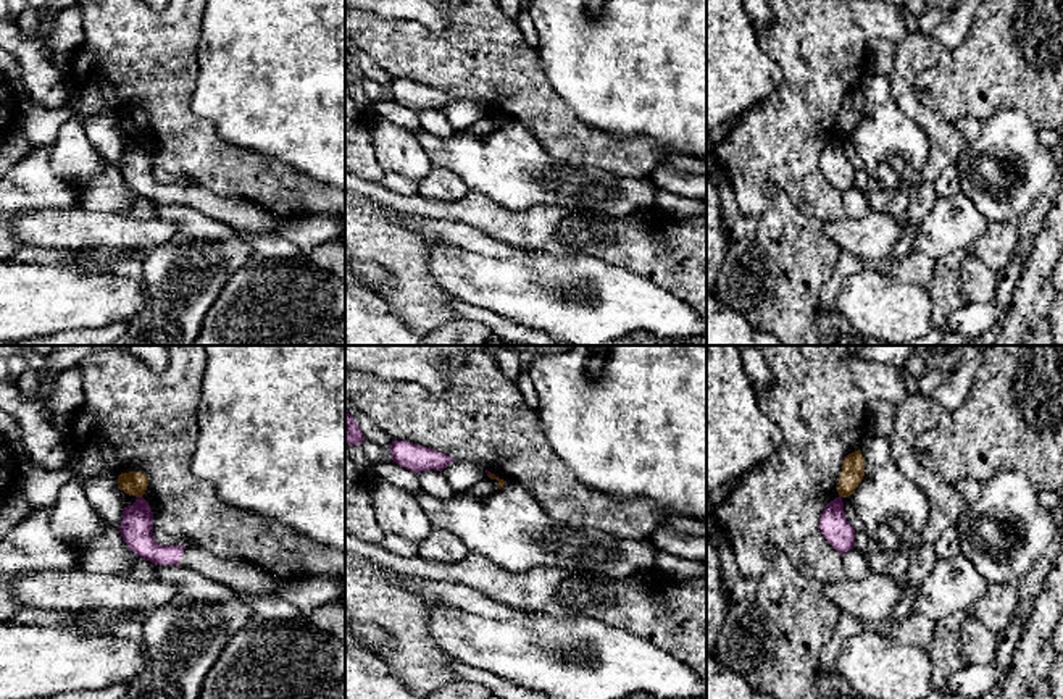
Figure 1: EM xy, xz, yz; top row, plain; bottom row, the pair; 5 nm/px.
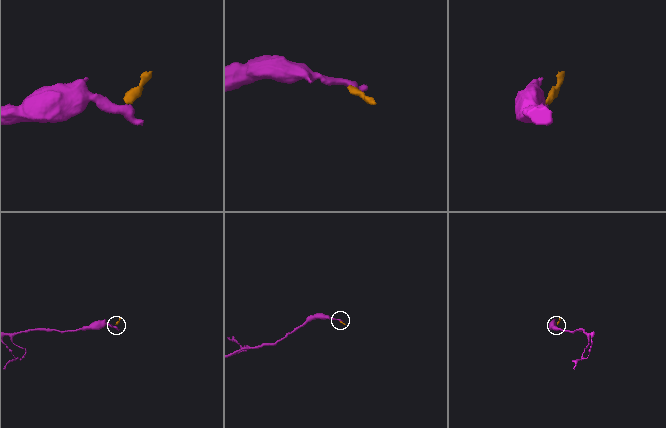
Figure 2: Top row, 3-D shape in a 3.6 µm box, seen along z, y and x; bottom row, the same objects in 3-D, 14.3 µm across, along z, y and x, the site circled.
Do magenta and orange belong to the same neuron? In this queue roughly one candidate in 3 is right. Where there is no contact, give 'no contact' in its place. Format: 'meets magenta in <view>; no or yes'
meets magenta in xy; no

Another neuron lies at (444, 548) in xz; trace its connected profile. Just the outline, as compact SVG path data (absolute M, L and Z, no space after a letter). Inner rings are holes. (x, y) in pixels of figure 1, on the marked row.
M434 529L419 546L418 555L434 563L456 563L468 554L466 546L452 533Z

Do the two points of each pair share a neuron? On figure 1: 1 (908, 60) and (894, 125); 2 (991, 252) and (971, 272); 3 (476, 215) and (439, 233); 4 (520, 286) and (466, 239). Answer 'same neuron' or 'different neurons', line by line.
1: different neurons
2: different neurons
3: different neurons
4: different neurons

